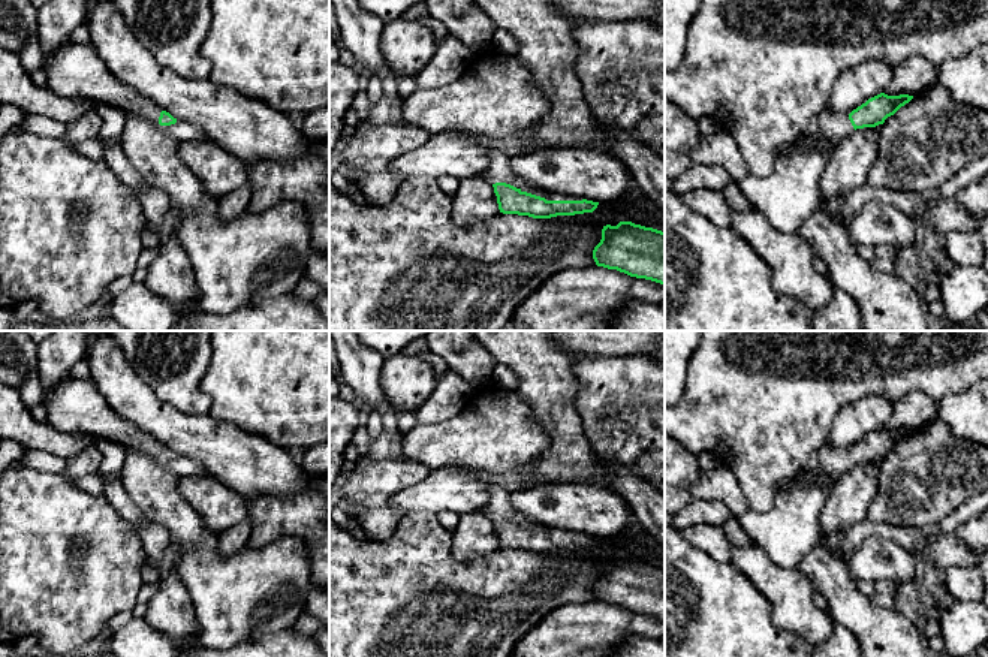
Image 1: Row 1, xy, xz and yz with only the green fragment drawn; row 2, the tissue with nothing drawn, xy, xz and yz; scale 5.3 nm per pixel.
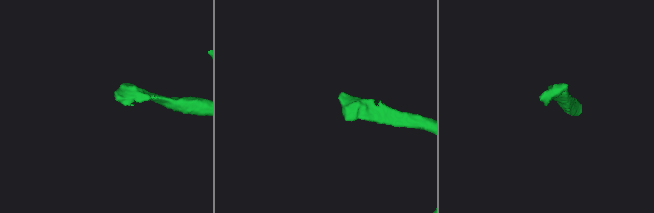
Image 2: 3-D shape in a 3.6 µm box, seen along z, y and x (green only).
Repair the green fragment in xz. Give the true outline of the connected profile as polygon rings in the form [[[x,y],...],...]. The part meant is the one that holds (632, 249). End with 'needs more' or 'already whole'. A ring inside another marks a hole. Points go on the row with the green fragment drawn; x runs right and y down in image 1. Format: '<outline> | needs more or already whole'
[[[632,221],[606,224],[593,259],[597,266],[665,284],[665,232]]] | already whole

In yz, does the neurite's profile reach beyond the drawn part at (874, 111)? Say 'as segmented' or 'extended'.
extended

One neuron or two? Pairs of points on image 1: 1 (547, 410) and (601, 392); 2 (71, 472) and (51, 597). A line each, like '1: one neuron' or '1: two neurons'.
1: two neurons
2: two neurons

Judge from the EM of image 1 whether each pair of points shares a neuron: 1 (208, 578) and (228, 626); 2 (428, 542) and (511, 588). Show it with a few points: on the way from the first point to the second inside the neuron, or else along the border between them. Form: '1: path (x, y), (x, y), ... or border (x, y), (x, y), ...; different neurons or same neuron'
1: path (220, 590), (228, 597), (228, 614); same neuron
2: path (446, 563), (472, 588), (490, 588); same neuron

